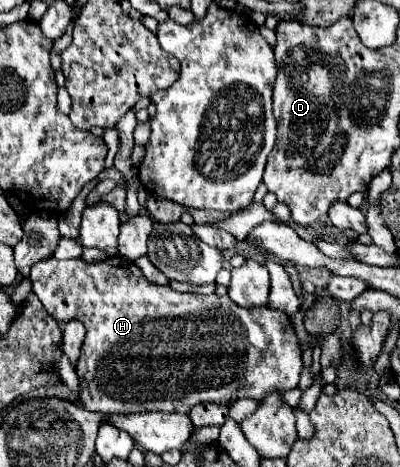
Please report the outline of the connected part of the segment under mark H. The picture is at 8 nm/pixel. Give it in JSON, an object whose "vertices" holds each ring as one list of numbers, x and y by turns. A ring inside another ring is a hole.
{"vertices":[[49,257,33,265,31,283,35,295,53,319,79,319,85,323,87,335,75,371,83,381,79,401,91,411,189,413,197,403,215,401,221,405,231,405,241,397,263,399,271,391,285,393,299,383,303,363,301,349,289,317,275,309,243,309,227,295,205,297,177,293,171,287,153,285,143,277,141,269,135,267,133,261,123,257,109,257,93,265,79,263,79,259,55,261,55,257]]}

